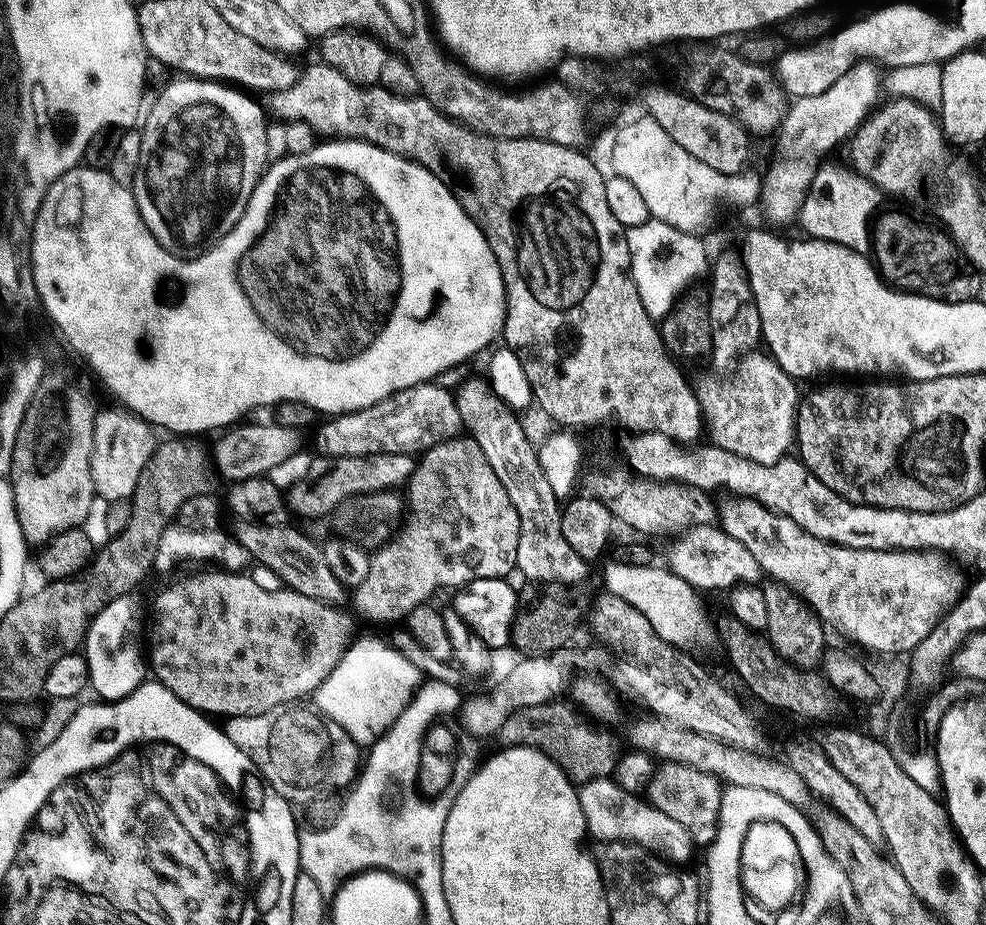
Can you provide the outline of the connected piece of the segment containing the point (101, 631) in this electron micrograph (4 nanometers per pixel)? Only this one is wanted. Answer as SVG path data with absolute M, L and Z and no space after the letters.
M129 594L109 600L103 610L93 617L82 645L83 655L88 661L91 687L96 687L100 695L97 697L108 702L118 702L123 696L129 696L146 680L146 656L140 653L140 644L136 641L136 627L140 624L140 604L136 598Z

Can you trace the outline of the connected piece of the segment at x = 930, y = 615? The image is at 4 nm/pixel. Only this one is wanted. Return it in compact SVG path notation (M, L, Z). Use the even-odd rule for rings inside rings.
M728 498L724 505L721 506L720 512L718 508L718 524L723 528L726 535L737 539L757 559L761 569L765 573L768 572L773 581L781 582L789 586L797 586L800 584L804 590L803 597L807 600L809 607L816 613L821 621L829 622L833 619L844 631L849 634L860 644L866 648L876 650L878 652L886 652L885 654L906 654L912 651L937 625L938 621L944 614L953 608L961 596L956 593L956 580L944 580L944 572L940 572L940 580L928 580L928 572L916 572L916 560L924 560L924 564L928 564L928 556L893 556L891 552L879 552L878 550L862 550L861 548L843 548L841 544L832 544L829 540L819 540L810 534L806 534L799 526L788 516L781 515L775 508L769 507L756 498Z

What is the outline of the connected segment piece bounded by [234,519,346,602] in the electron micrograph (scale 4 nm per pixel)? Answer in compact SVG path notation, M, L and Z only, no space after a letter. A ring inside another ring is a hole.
M241 519L235 523L237 542L248 551L255 563L257 560L266 571L273 572L283 587L298 594L306 594L306 598L325 602L337 602L346 596L344 585L338 582L338 578L334 578L334 574L330 574L330 566L326 566L323 547L319 543L316 545L310 537L303 536L298 529L292 528L291 523L270 526L258 520Z

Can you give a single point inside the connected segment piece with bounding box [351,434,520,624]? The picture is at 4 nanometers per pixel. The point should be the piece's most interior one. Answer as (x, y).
(464, 526)

